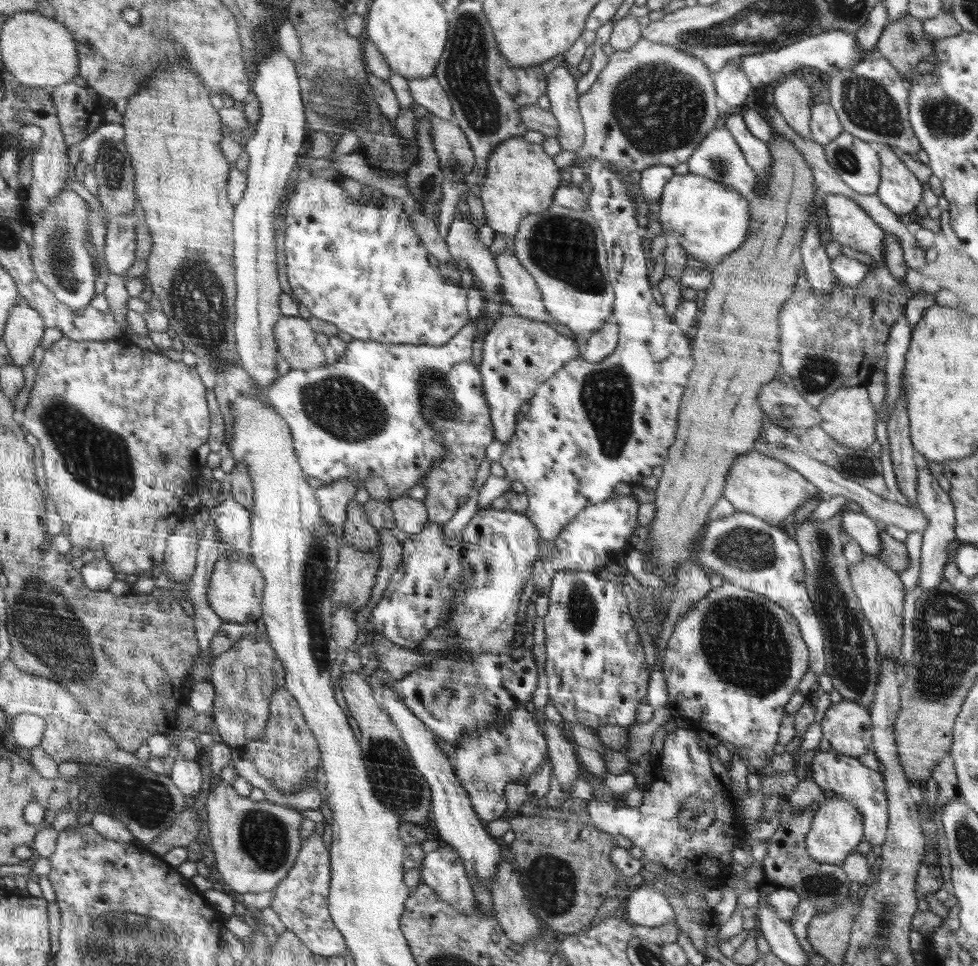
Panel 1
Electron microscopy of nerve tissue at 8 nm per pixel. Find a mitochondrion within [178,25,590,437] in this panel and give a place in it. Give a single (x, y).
(334, 104)

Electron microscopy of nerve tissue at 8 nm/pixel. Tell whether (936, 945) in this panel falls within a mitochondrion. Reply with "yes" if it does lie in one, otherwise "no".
no

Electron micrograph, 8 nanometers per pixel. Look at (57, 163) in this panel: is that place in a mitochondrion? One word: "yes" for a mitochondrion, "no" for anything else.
no

